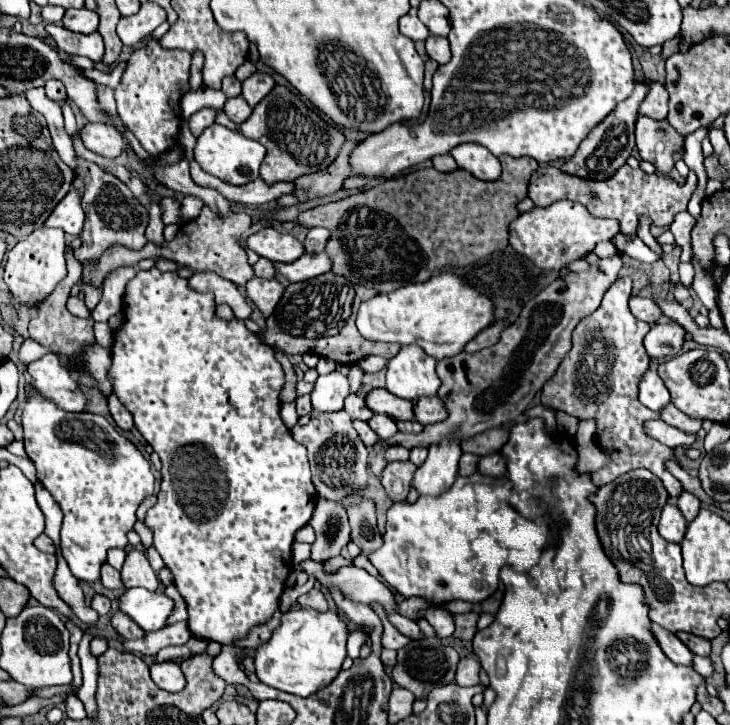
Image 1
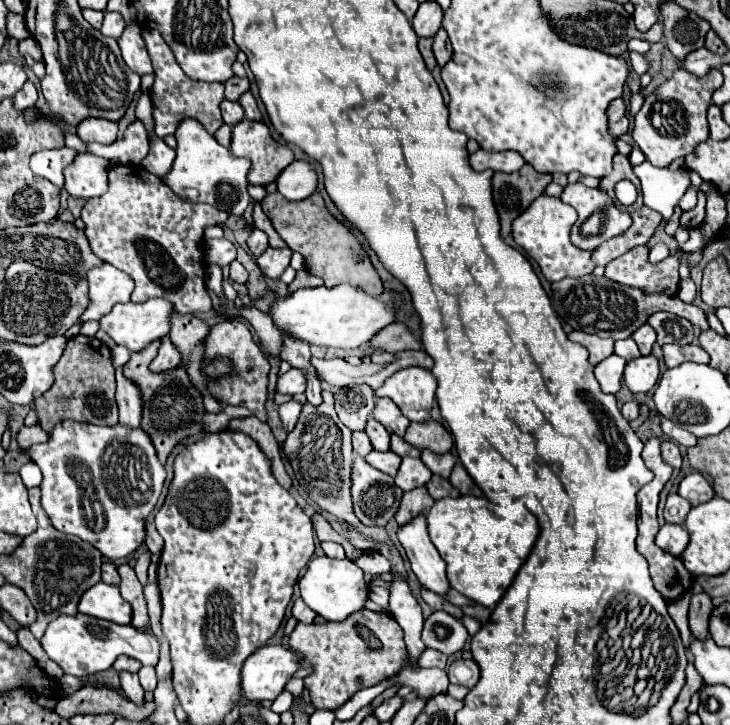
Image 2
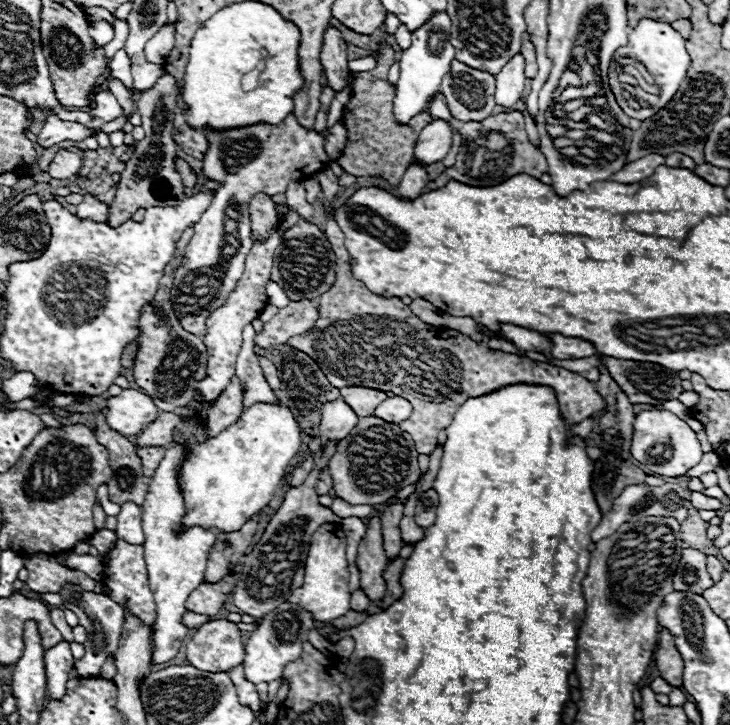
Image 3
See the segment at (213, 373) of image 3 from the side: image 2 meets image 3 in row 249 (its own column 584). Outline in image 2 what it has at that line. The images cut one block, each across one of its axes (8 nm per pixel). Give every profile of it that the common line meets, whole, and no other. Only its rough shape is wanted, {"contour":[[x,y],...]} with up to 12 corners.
{"contour":[[542,194],[512,224],[548,282],[594,270],[570,242],[576,210]]}

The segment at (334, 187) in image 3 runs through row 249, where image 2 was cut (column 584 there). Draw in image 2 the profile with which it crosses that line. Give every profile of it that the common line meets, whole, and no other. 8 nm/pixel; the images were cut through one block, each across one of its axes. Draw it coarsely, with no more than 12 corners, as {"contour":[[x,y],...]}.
{"contour":[[570,332],[568,338],[588,348],[596,366],[614,352],[614,340],[586,332]]}

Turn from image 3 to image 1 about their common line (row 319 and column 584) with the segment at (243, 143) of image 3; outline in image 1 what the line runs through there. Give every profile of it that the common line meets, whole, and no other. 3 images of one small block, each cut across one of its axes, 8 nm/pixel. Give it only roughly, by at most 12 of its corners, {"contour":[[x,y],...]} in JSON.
{"contour":[[624,164],[608,180],[552,166],[530,178],[536,206],[580,202],[636,234],[640,216],[670,226],[698,188]]}

